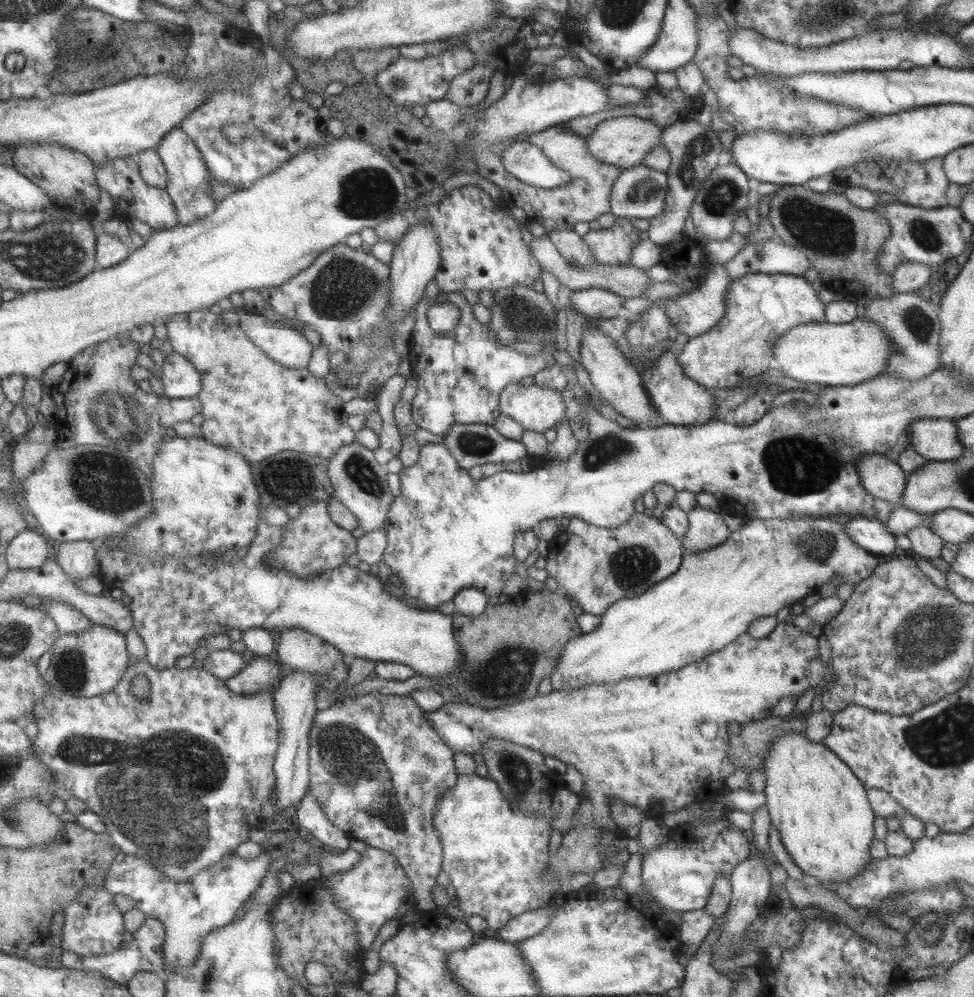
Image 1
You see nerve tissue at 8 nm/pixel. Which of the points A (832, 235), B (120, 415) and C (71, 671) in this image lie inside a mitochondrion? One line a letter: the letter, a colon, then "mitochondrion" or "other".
A: mitochondrion
B: mitochondrion
C: mitochondrion

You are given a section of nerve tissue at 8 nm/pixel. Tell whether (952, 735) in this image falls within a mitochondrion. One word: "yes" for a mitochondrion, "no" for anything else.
yes

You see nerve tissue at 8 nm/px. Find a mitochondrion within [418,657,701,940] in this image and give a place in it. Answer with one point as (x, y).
(520, 778)

